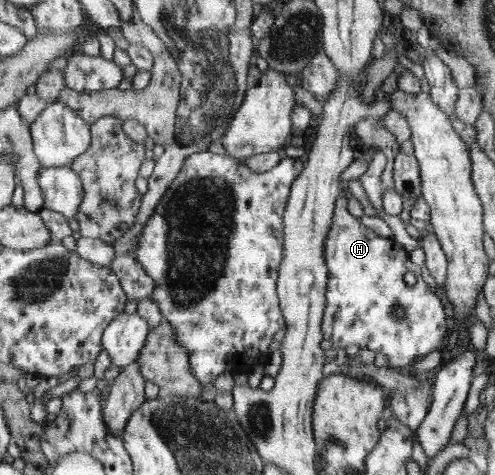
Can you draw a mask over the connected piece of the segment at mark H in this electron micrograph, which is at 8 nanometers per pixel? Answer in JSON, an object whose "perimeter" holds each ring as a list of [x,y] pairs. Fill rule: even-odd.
{"perimeter":[[[345,191],[338,198],[334,224],[330,229],[330,237],[326,239],[326,264],[330,269],[330,283],[329,292],[326,292],[325,319],[321,325],[323,333],[325,339],[332,342],[334,347],[345,349],[355,345],[375,354],[381,353],[386,357],[388,366],[398,368],[398,371],[406,371],[428,353],[440,349],[440,345],[444,343],[450,333],[450,327],[446,325],[446,307],[438,297],[438,291],[432,293],[426,281],[422,281],[420,267],[410,261],[410,253],[400,243],[380,237],[350,213],[349,198],[350,195]],[[410,272],[418,280],[414,285],[406,283],[406,273]]]}

